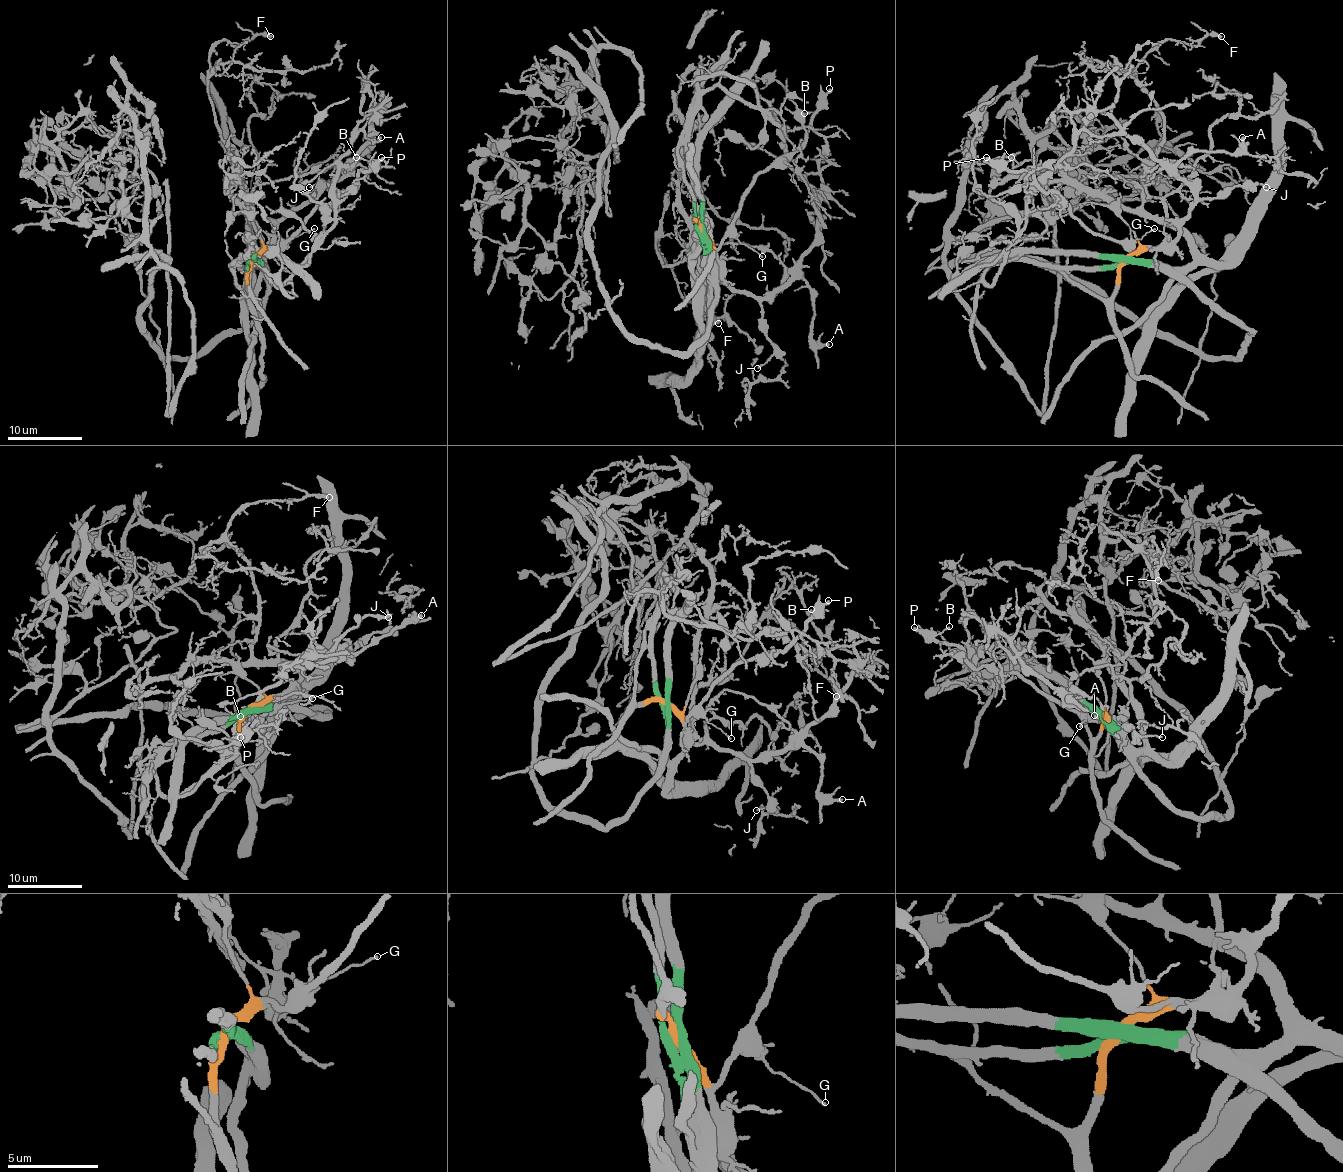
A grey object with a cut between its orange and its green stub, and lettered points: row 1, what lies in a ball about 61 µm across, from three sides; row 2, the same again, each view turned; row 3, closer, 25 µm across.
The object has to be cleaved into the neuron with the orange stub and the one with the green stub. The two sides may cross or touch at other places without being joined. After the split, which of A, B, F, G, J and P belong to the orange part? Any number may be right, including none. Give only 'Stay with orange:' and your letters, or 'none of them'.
Stay with orange: A, B, G, J, P

